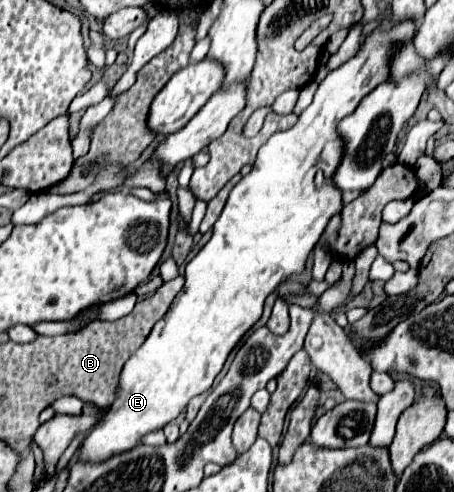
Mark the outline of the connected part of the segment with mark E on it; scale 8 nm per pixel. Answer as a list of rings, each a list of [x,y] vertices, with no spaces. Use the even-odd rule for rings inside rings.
[[[397,23],[391,33],[373,31],[367,35],[353,59],[325,75],[325,79],[319,83],[313,103],[299,115],[299,121],[287,131],[273,133],[259,149],[251,171],[231,189],[227,205],[213,225],[211,239],[185,267],[183,289],[173,299],[165,317],[155,323],[145,343],[125,363],[115,401],[109,409],[105,409],[95,427],[81,441],[79,461],[103,463],[113,455],[127,453],[129,449],[141,445],[141,439],[147,433],[159,431],[169,421],[179,417],[193,397],[211,389],[233,347],[259,321],[265,297],[277,289],[281,279],[285,281],[303,273],[309,253],[325,231],[329,217],[341,211],[341,193],[329,181],[321,189],[317,189],[313,183],[317,169],[323,169],[327,177],[331,177],[337,169],[341,159],[341,137],[337,135],[337,123],[347,117],[379,83],[389,79],[389,55],[393,53],[389,47],[393,47],[393,41],[401,43],[411,39],[415,29],[417,27],[411,23]]]

